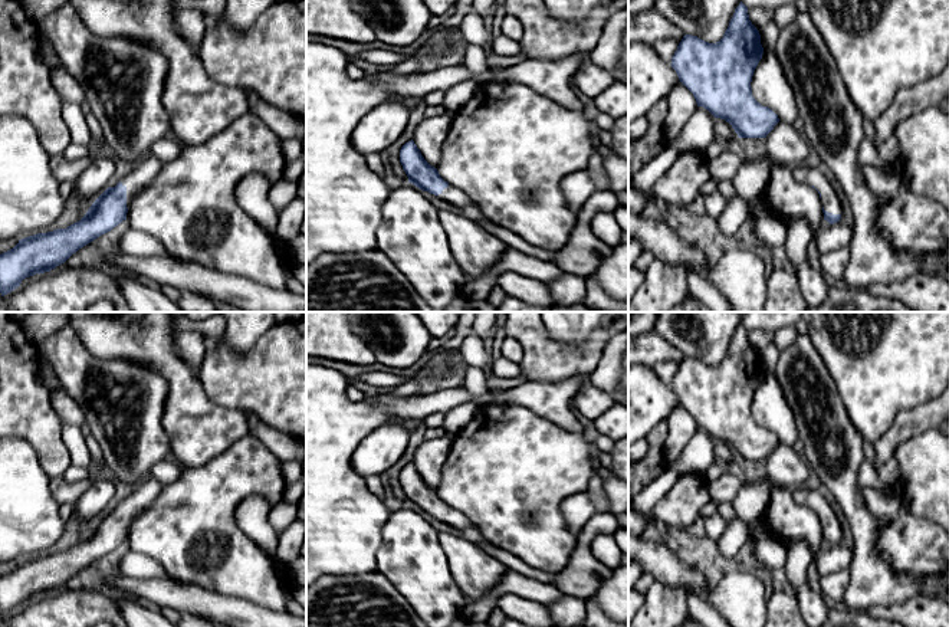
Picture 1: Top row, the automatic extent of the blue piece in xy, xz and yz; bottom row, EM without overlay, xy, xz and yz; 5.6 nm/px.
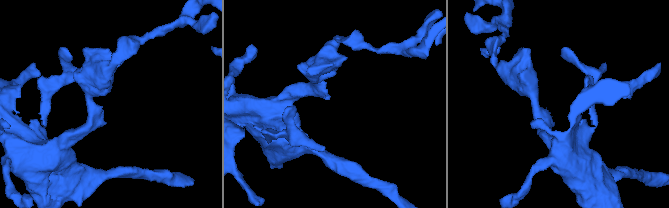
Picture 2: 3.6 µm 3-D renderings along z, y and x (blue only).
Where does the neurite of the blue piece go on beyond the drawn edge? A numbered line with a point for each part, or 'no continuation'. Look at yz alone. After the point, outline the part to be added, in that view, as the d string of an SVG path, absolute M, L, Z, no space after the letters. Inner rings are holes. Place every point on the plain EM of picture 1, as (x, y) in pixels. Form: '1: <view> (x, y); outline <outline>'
1: yz (808, 496); outline M811 485L797 489L792 496L798 505L814 508L821 515L821 525L825 534L841 536L843 529L827 499Z

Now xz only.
1: xz (452, 516); outline M449 506L449 509L444 511L443 515L439 516L437 519L459 529L469 529L474 526L463 512L451 506Z

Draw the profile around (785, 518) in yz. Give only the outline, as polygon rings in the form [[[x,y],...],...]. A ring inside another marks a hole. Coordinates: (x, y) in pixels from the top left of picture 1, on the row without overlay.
[[[776,486],[771,489],[766,505],[766,525],[769,531],[788,541],[804,541],[814,555],[824,542],[820,516],[811,508],[798,505],[791,489]]]

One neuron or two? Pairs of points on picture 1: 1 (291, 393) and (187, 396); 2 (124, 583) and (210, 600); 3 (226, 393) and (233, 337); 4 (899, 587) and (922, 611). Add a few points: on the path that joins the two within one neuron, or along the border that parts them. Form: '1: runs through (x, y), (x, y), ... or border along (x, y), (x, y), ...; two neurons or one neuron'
1: border along (199, 377), (203, 390), (216, 403), (239, 410); two neurons
2: runs through (145, 590), (189, 597); one neuron
3: border along (262, 334), (243, 354), (235, 354), (220, 340); two neurons
4: border along (933, 596), (912, 596), (899, 603), (876, 606); two neurons

